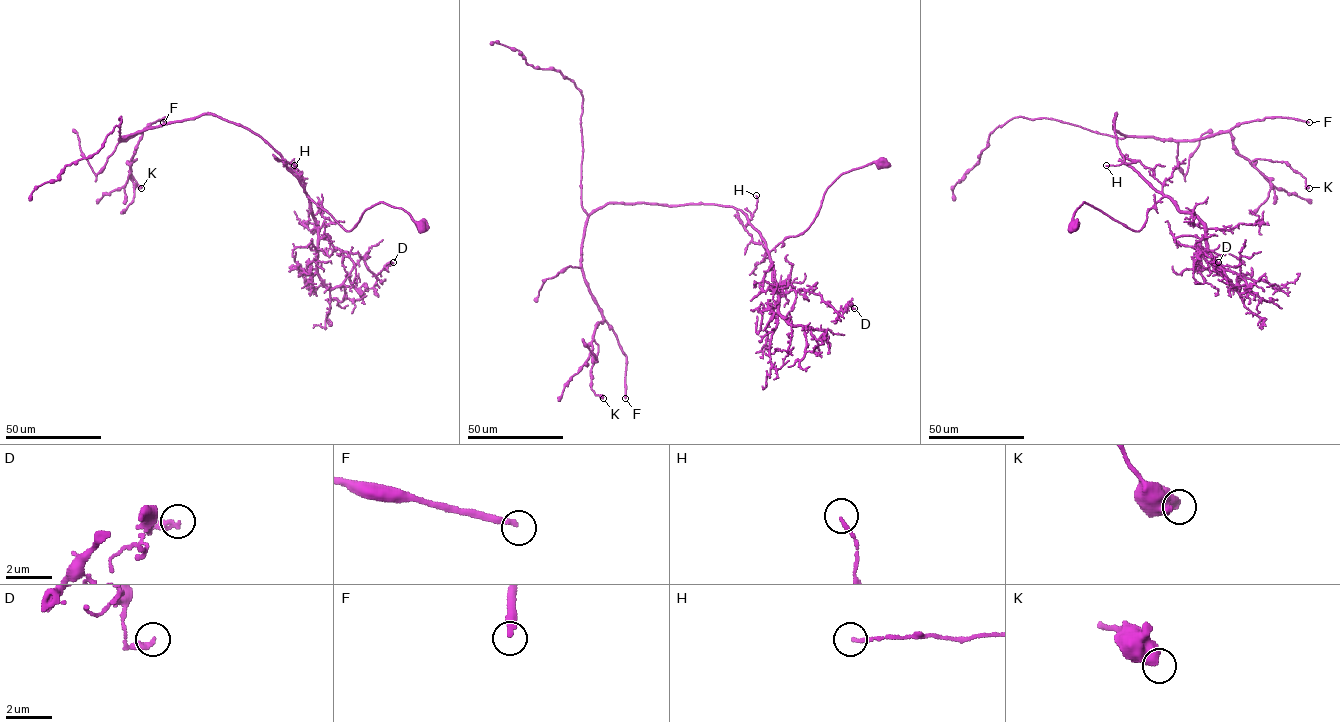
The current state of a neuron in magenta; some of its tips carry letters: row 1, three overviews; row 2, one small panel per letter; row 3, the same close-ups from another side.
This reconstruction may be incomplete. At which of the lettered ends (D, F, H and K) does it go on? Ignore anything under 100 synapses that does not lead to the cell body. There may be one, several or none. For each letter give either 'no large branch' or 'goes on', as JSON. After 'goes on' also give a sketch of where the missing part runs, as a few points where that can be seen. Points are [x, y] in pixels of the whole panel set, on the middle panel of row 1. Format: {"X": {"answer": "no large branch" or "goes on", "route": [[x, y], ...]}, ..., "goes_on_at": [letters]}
{"D": {"answer": "no large branch"}, "F": {"answer": "goes on"}, "H": {"answer": "no large branch"}, "K": {"answer": "no large branch"}, "goes_on_at": ["F"]}

